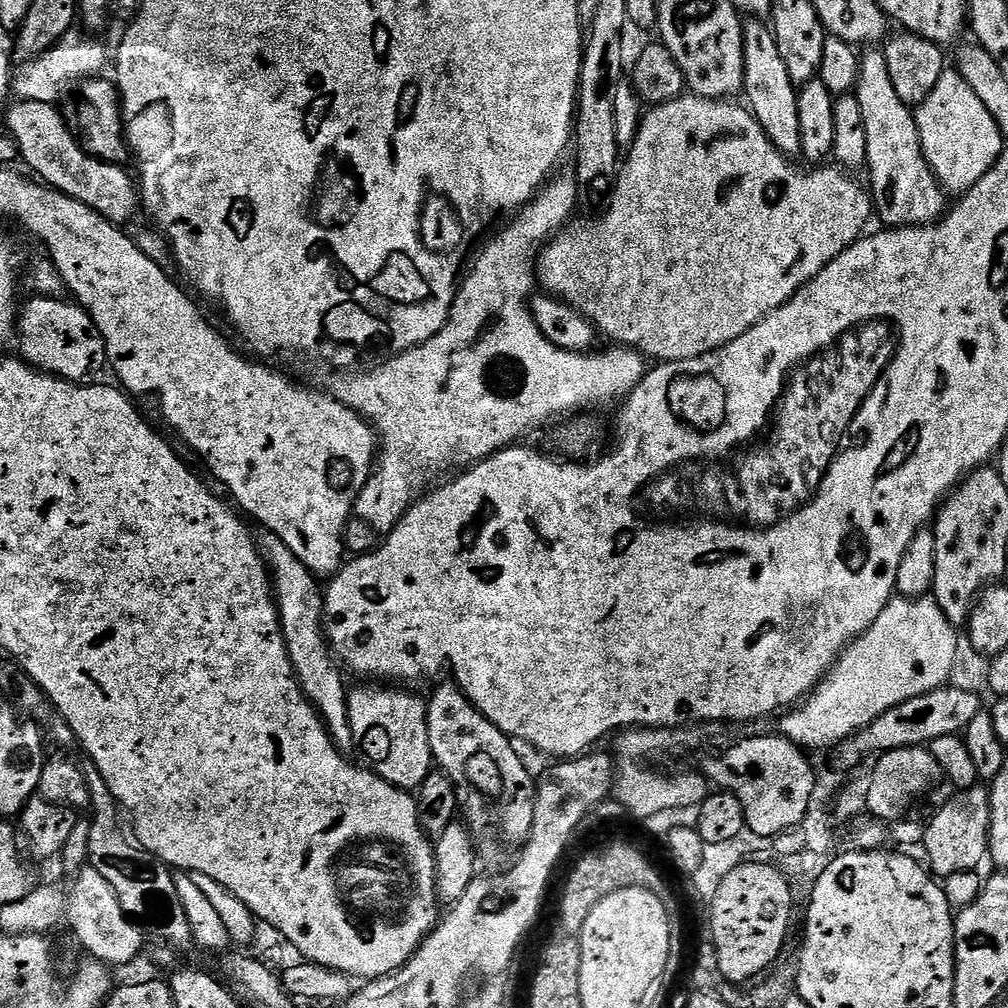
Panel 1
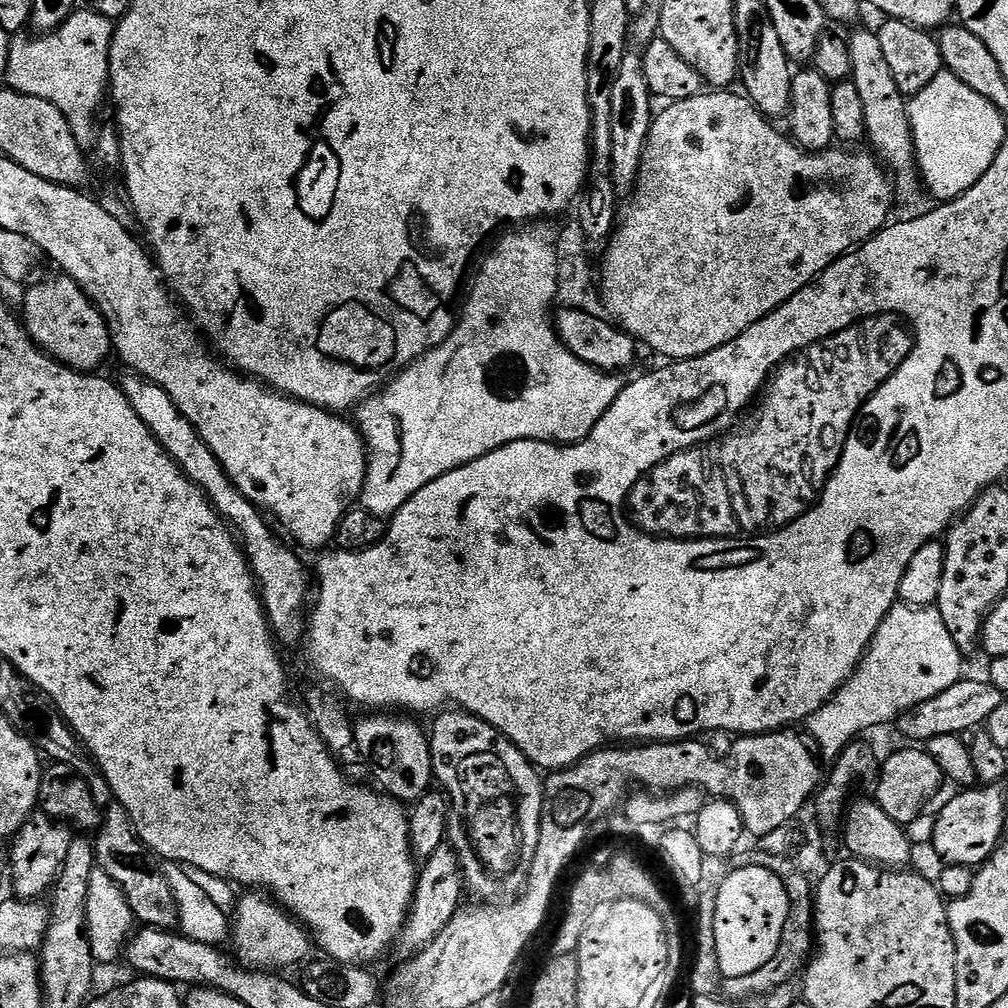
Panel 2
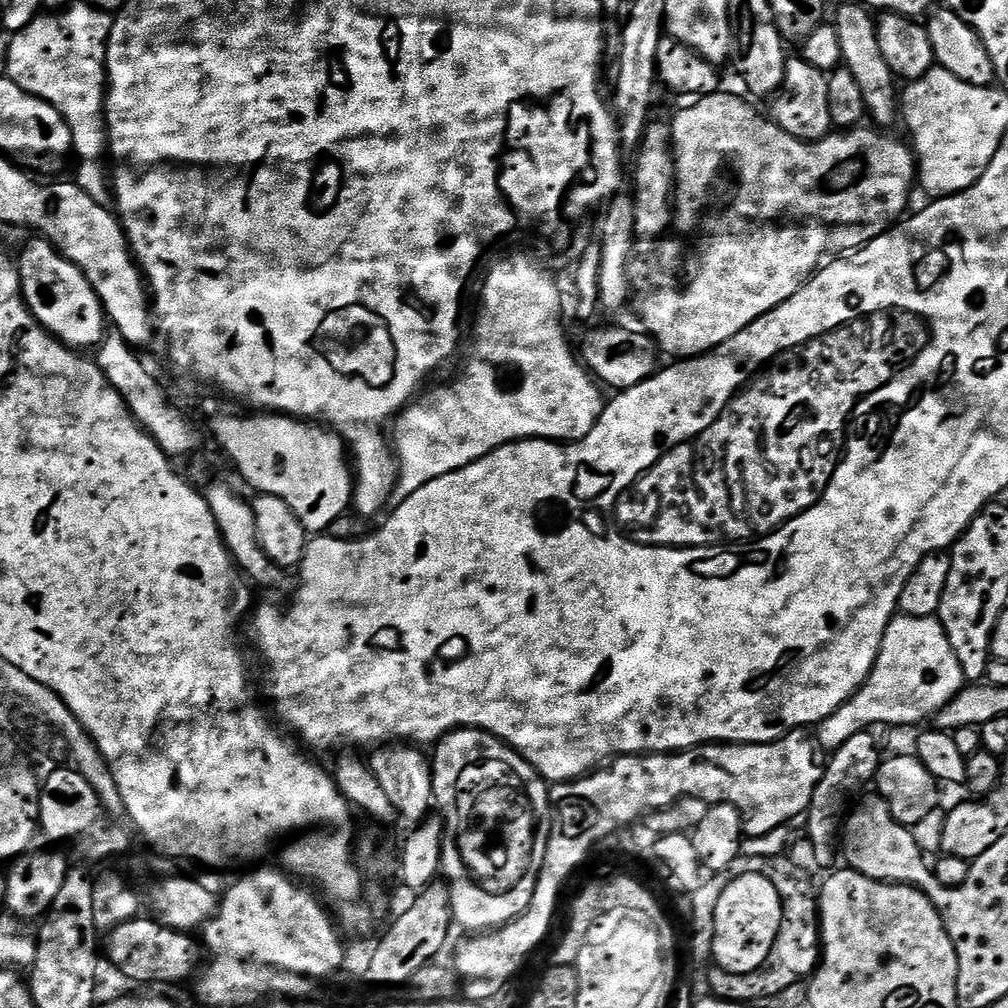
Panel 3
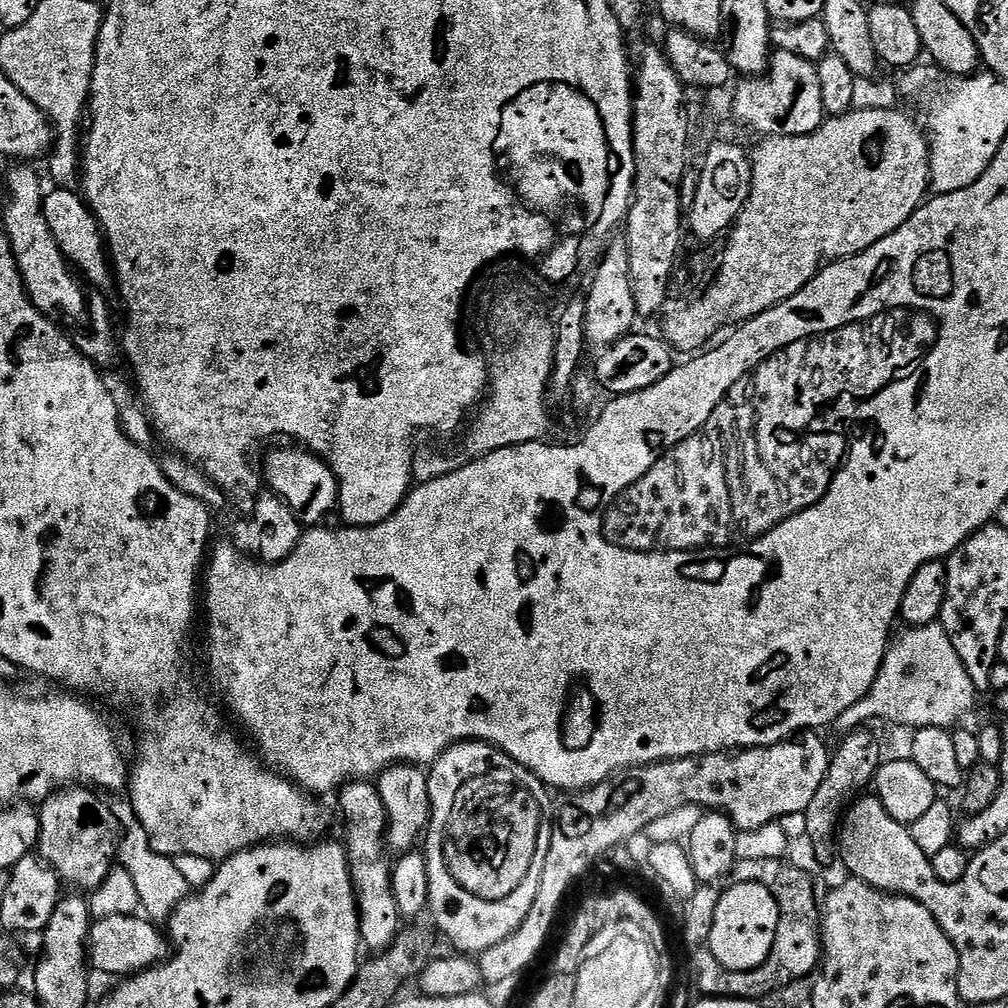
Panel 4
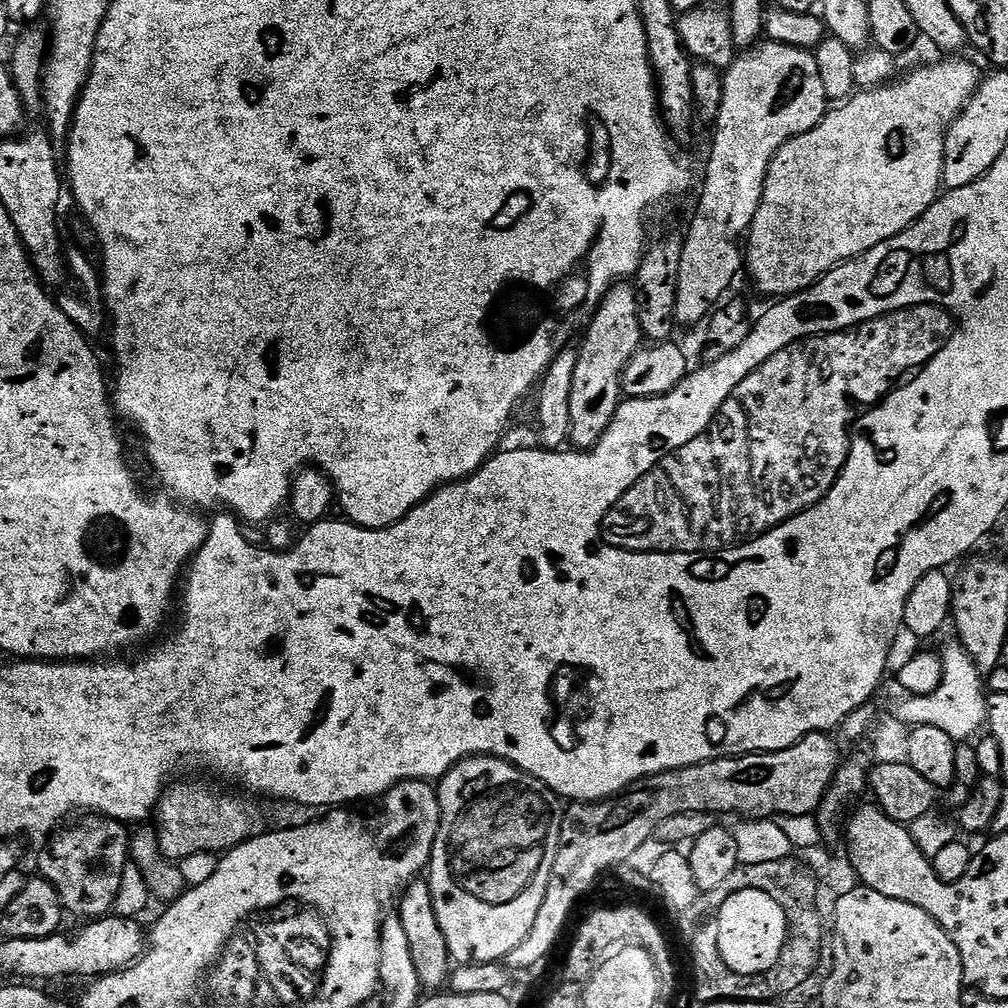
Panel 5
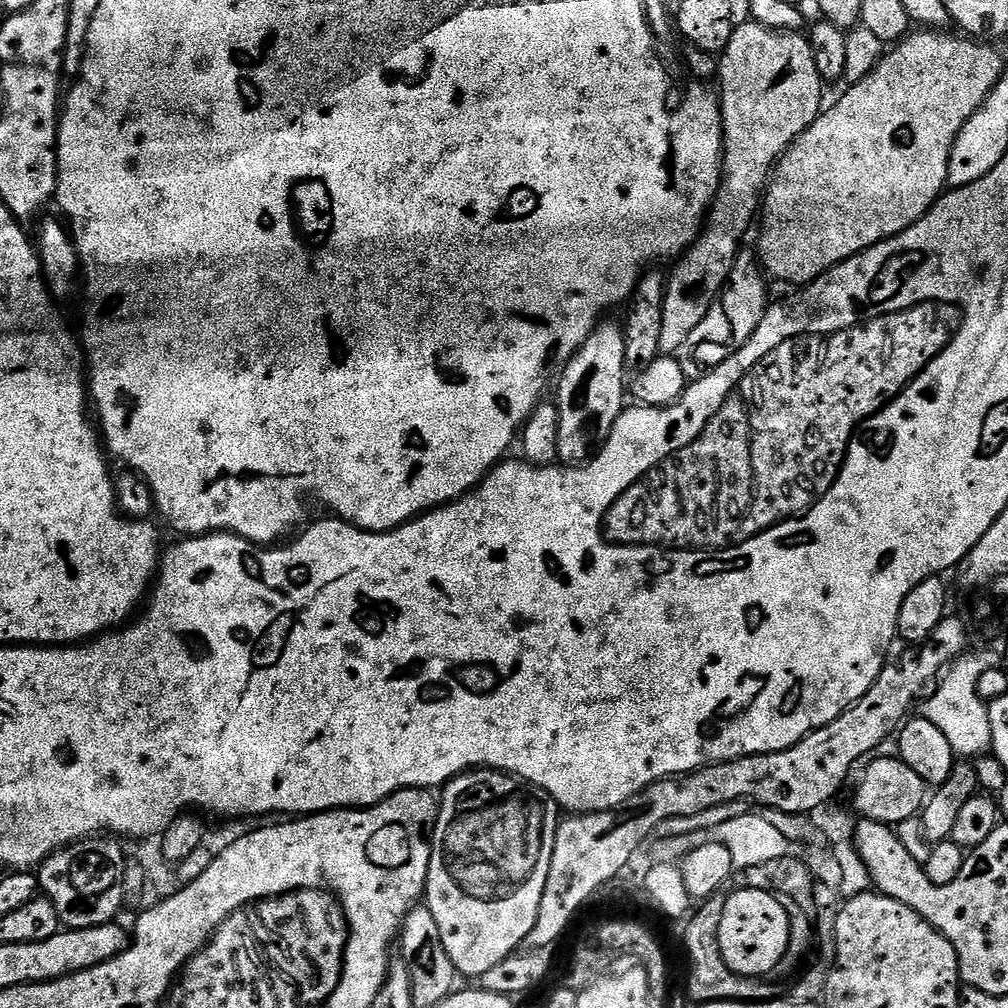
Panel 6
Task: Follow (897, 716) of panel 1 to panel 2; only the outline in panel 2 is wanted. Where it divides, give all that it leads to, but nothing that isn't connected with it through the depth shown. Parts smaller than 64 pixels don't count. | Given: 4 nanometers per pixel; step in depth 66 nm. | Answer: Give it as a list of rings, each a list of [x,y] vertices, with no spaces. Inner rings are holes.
[[[962,678],[954,686],[950,686],[950,690],[946,690],[900,715],[898,732],[908,742],[927,742],[930,738],[942,738],[942,734],[951,736],[968,734],[987,725],[990,714],[994,714],[994,710],[998,710],[998,706],[1002,706],[1005,702],[1005,693],[998,691],[993,684],[982,685]]]

